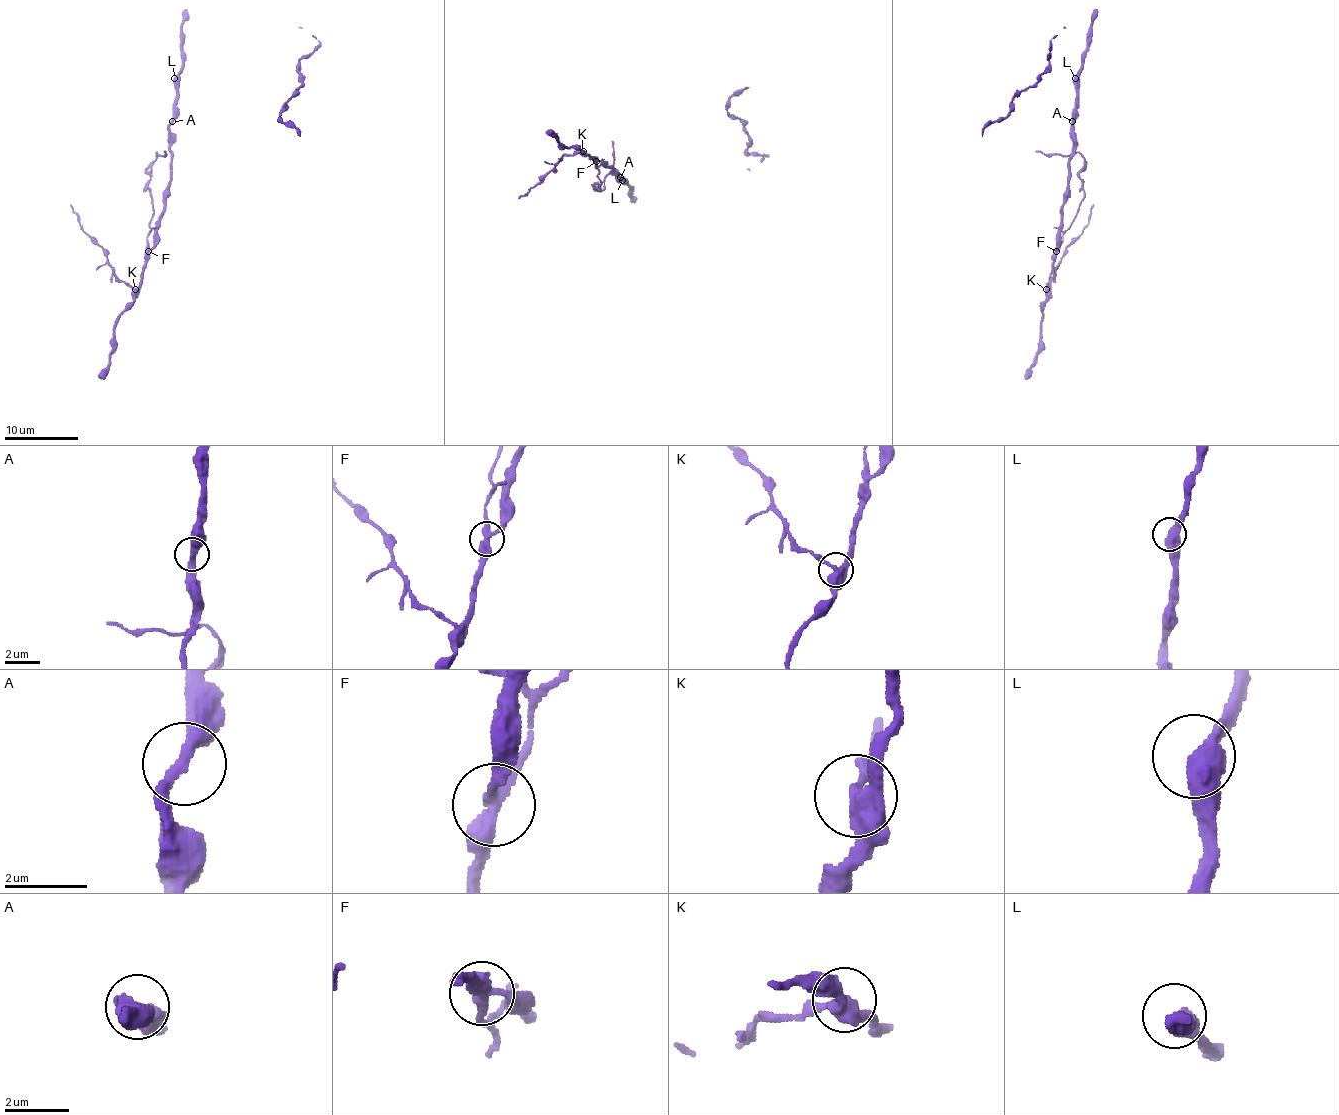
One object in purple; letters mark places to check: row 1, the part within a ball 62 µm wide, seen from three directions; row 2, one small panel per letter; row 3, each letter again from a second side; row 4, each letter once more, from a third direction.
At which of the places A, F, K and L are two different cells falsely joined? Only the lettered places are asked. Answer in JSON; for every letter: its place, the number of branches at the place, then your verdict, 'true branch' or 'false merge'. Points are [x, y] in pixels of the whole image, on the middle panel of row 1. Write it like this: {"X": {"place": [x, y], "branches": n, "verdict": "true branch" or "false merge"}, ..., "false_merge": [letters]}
{"A": {"place": [620, 177], "branches": 2, "verdict": "true branch"}, "F": {"place": [596, 161], "branches": 3, "verdict": "false merge"}, "K": {"place": [583, 151], "branches": 3, "verdict": "false merge"}, "L": {"place": [622, 180], "branches": 2, "verdict": "true branch"}, "false_merge": ["F", "K"]}

